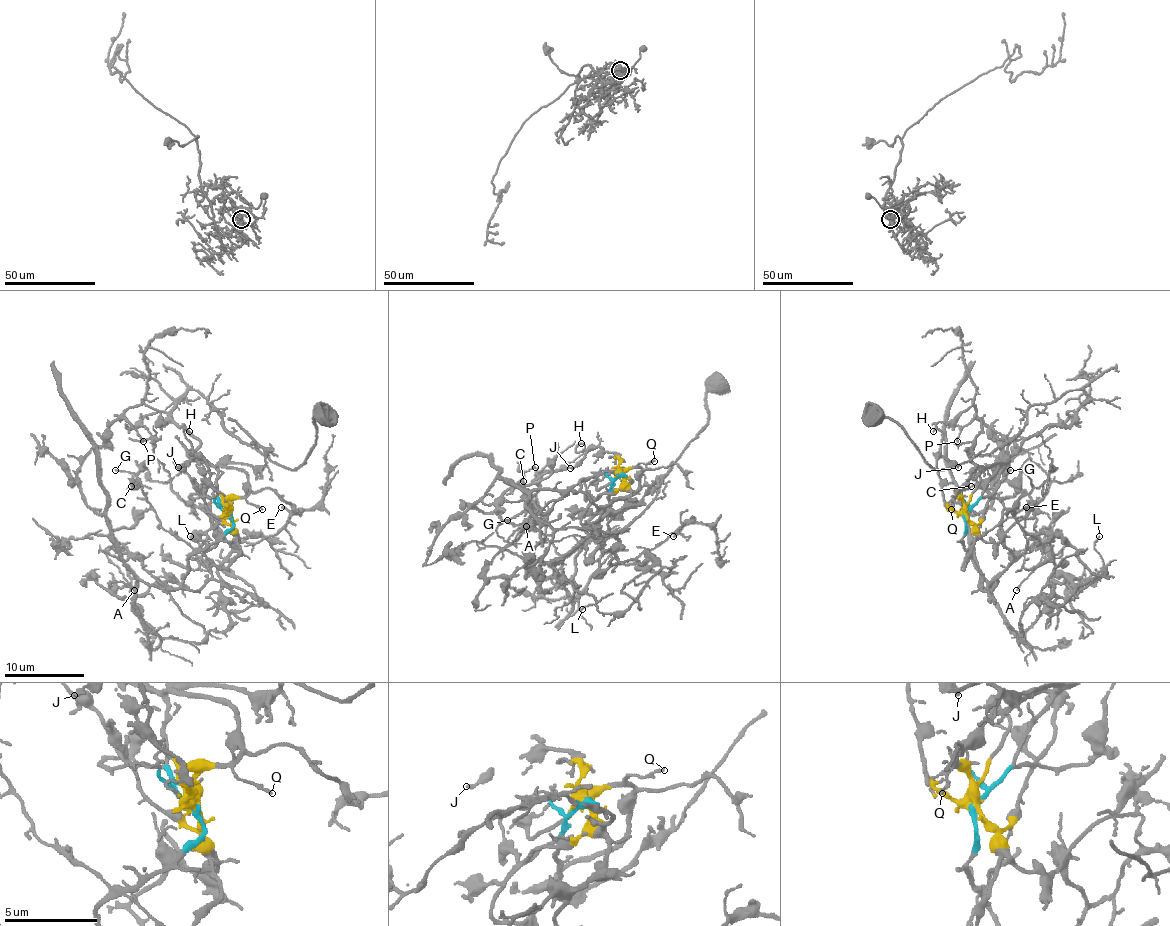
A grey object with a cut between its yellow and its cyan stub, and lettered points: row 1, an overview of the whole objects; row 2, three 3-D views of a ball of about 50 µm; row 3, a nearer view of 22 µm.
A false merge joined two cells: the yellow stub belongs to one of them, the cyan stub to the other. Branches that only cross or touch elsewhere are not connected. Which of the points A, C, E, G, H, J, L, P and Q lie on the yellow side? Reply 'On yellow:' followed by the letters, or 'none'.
On yellow: H, J, Q

